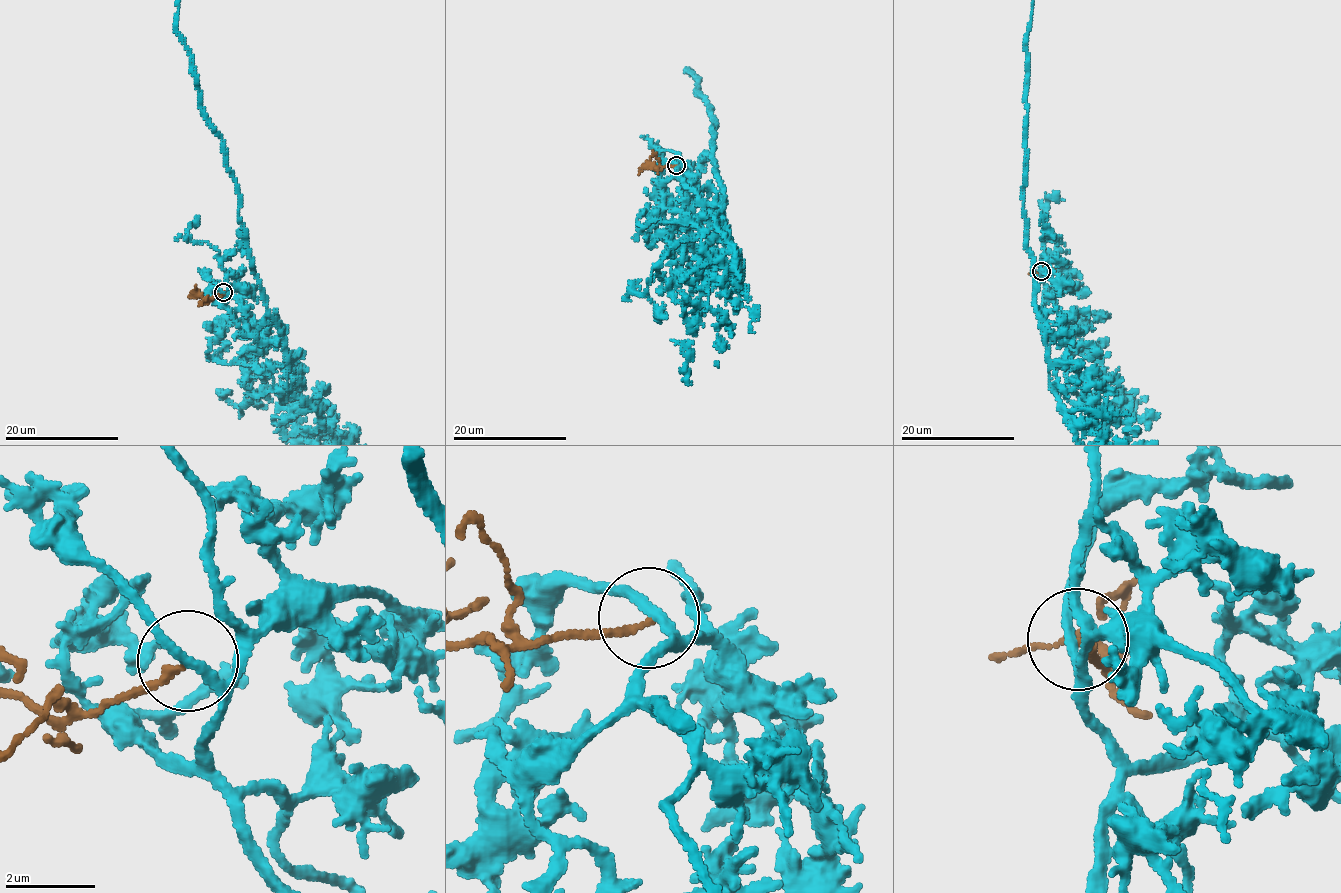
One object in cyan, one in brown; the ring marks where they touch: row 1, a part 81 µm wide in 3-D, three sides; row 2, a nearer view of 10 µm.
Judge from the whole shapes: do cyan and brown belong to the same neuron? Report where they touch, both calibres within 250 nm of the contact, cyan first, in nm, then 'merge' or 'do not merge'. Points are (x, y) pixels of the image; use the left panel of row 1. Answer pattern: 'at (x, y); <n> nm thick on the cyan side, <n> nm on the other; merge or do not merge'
at (223, 292); 200 nm thick on the cyan side, 160 nm on the other; do not merge

